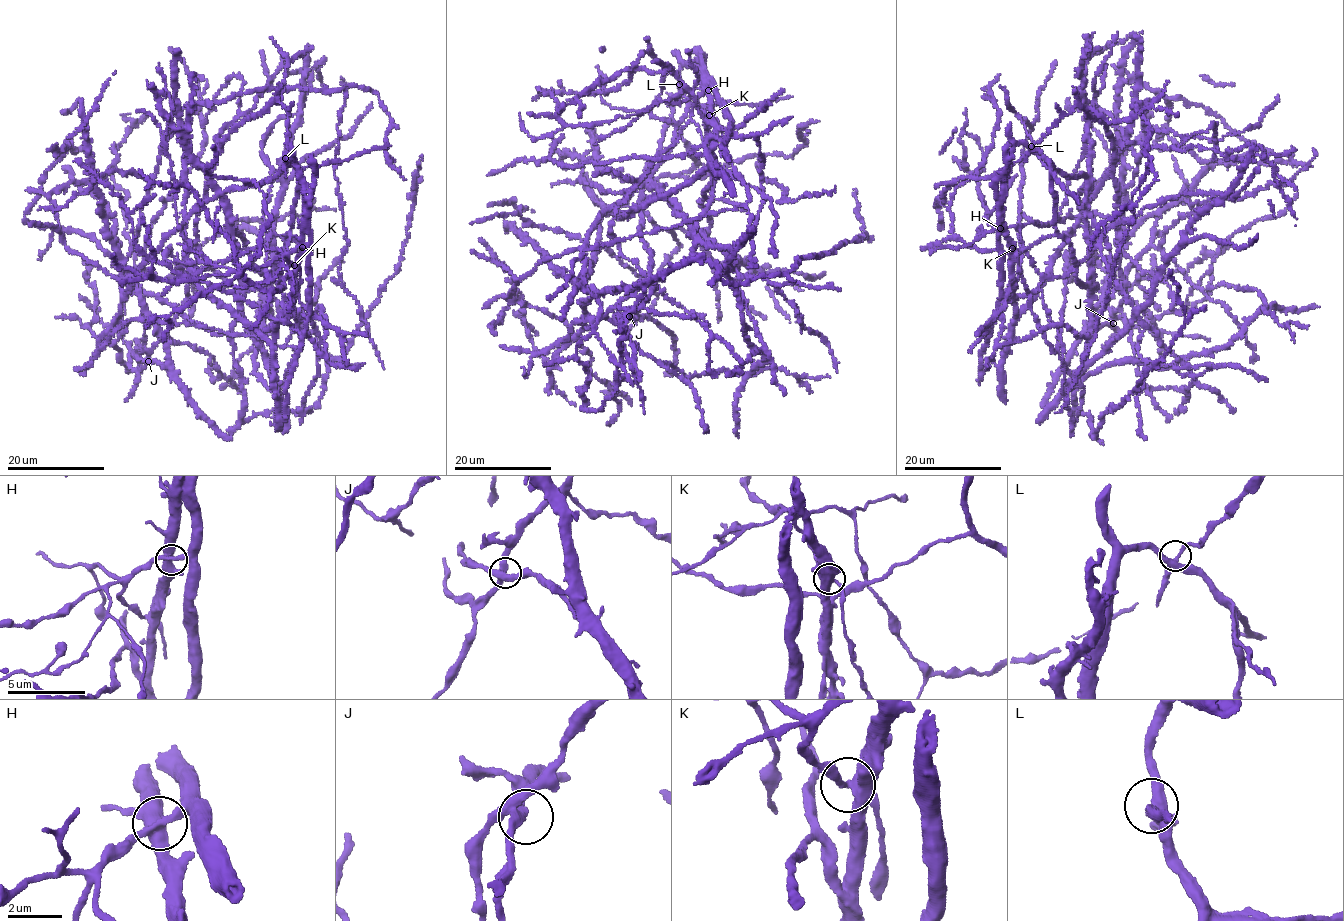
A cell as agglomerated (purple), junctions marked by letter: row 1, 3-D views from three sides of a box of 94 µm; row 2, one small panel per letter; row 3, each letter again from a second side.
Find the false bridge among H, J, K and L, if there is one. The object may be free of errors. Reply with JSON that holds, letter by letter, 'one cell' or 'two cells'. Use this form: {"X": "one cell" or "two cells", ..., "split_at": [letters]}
{"H": "one cell", "J": "one cell", "K": "one cell", "L": "one cell", "split_at": []}

